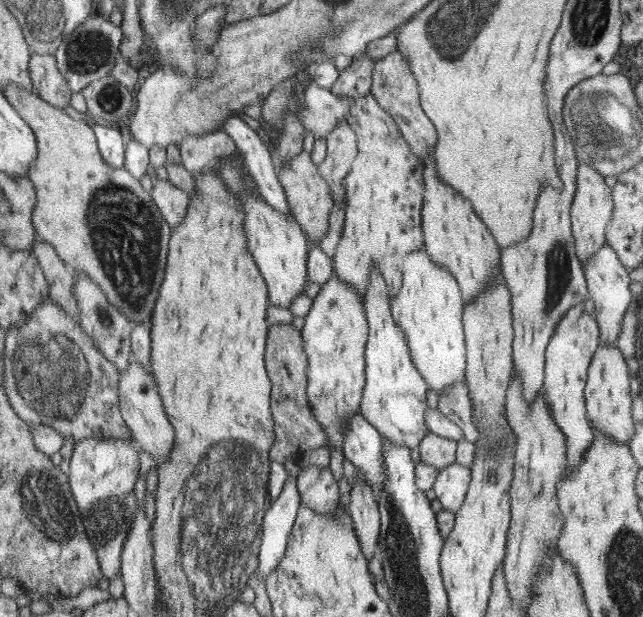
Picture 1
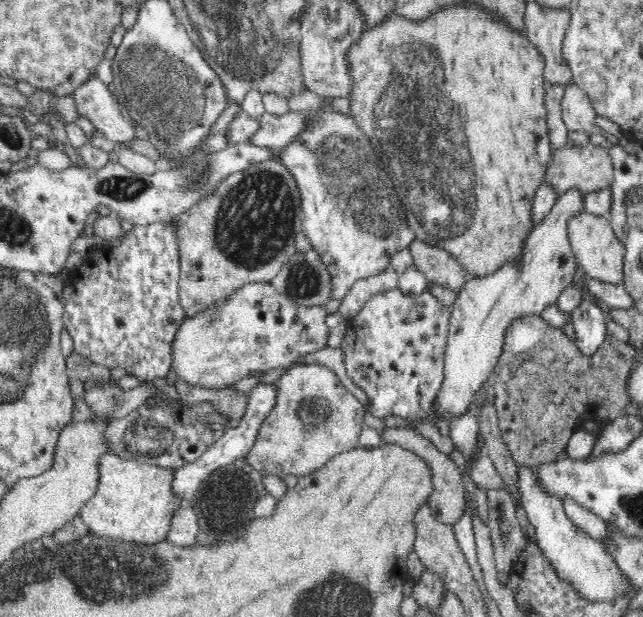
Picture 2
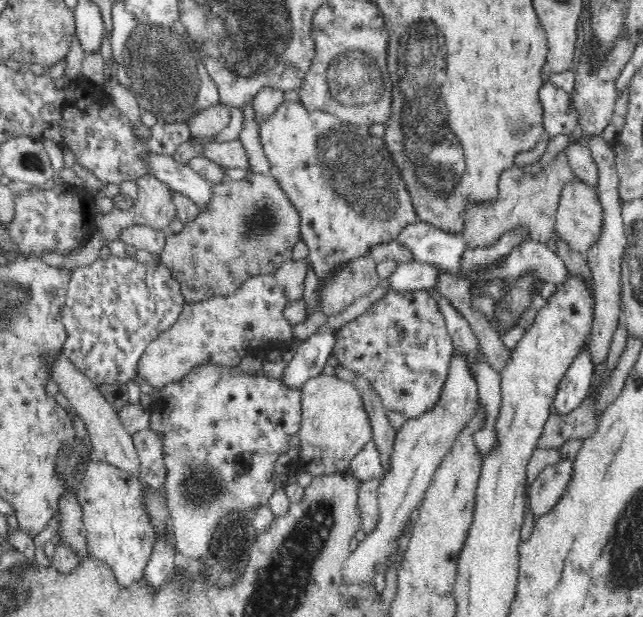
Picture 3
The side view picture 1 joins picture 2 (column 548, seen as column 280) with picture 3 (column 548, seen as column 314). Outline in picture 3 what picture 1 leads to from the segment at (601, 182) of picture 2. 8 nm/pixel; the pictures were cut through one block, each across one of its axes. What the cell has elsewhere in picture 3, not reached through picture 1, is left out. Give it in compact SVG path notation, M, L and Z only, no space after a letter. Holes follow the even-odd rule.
M563 153L547 165L544 171L535 175L516 166L501 171L496 198L492 204L476 203L467 208L466 226L460 237L469 244L470 249L493 247L506 233L520 233L522 242L550 243L556 234L557 205L562 188L575 176Z

